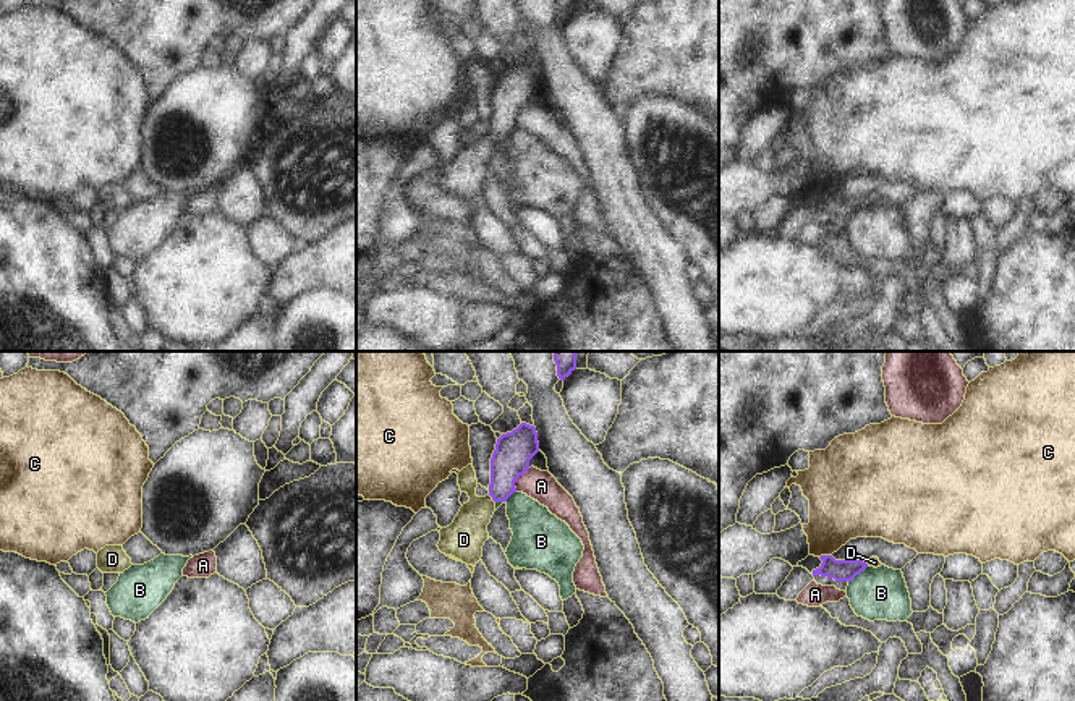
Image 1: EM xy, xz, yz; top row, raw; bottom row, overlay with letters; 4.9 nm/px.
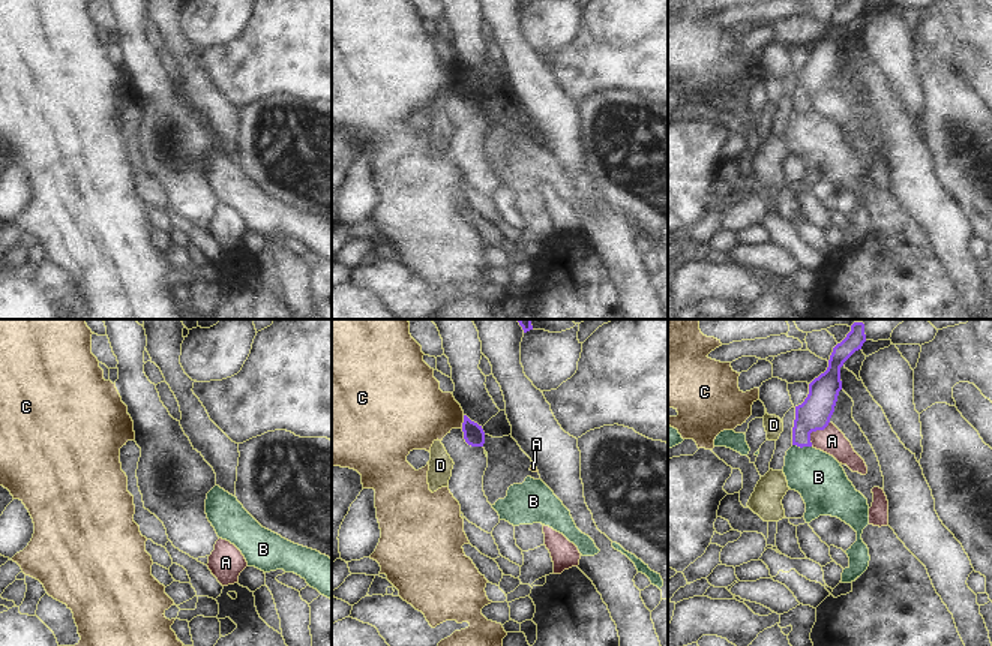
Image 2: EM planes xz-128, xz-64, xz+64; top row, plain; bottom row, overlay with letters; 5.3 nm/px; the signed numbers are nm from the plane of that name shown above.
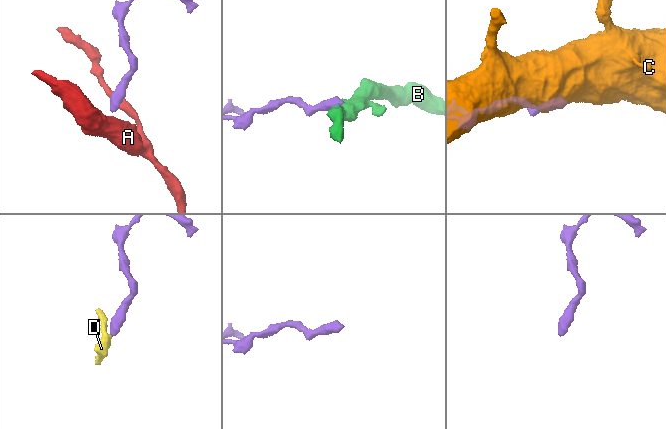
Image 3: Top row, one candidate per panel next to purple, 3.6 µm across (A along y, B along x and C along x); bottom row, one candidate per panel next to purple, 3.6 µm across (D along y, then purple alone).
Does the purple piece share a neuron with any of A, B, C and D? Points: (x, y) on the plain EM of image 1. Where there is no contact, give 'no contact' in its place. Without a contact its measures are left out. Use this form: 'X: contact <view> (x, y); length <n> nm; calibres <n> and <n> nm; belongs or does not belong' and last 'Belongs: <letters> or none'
A: contact xz (517, 115); length 140 nm; calibres 190 and 150 nm; does not belong
B: contact yz (858, 211); length 140 nm; calibres 110 and 260 nm; does not belong
C: contact yz (824, 193); length 70 nm; calibres 110 and 320 nm; does not belong
D: contact xz (492, 136); length 50 nm; calibres 190 and 200 nm; belongs
Belongs: D

